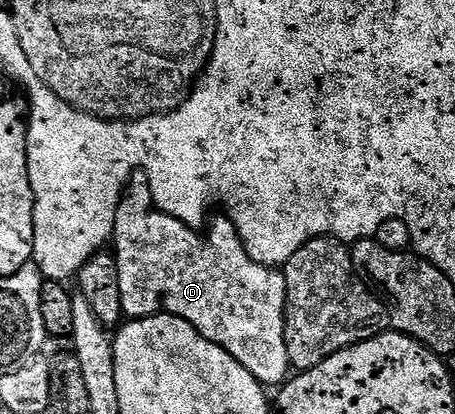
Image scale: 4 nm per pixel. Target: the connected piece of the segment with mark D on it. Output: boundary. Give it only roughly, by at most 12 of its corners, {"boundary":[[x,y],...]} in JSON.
{"boundary":[[127,196],[123,314],[192,323],[263,386],[292,369],[285,272],[229,217]]}

